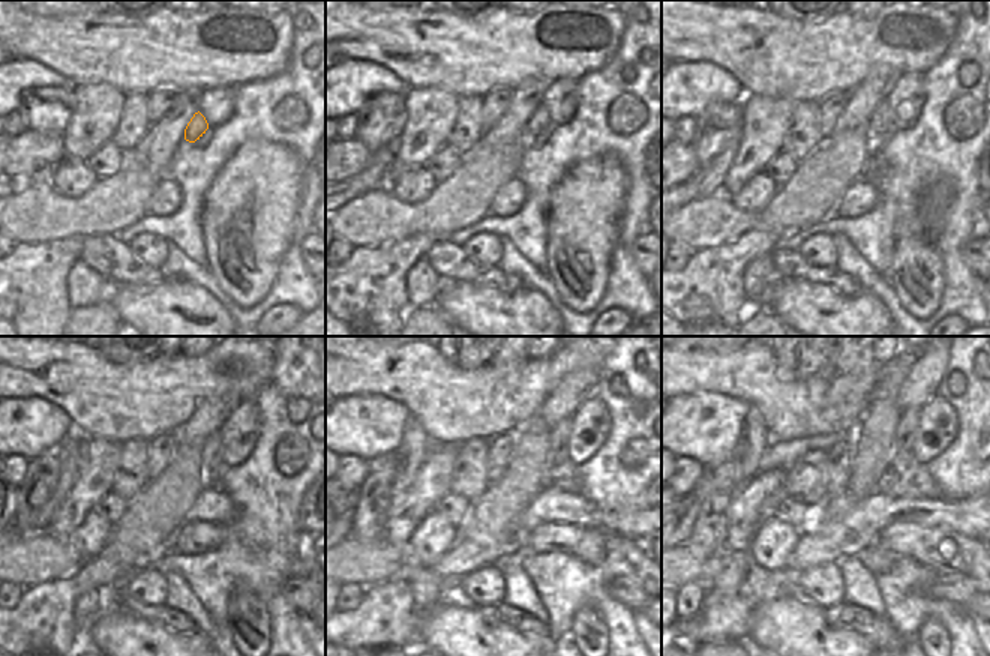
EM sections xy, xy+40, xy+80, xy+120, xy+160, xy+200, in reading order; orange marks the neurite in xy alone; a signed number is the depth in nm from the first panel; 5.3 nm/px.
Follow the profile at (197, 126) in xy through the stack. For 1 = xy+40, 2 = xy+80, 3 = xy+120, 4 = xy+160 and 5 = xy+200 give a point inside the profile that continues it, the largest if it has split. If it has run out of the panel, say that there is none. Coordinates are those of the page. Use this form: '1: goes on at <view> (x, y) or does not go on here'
1: goes on at xy+40 (539, 120)
2: goes on at xy+80 (881, 125)
3: goes on at xy+120 (213, 464)
4: goes on at xy+160 (558, 452)
5: goes on at xy+200 (906, 427)

